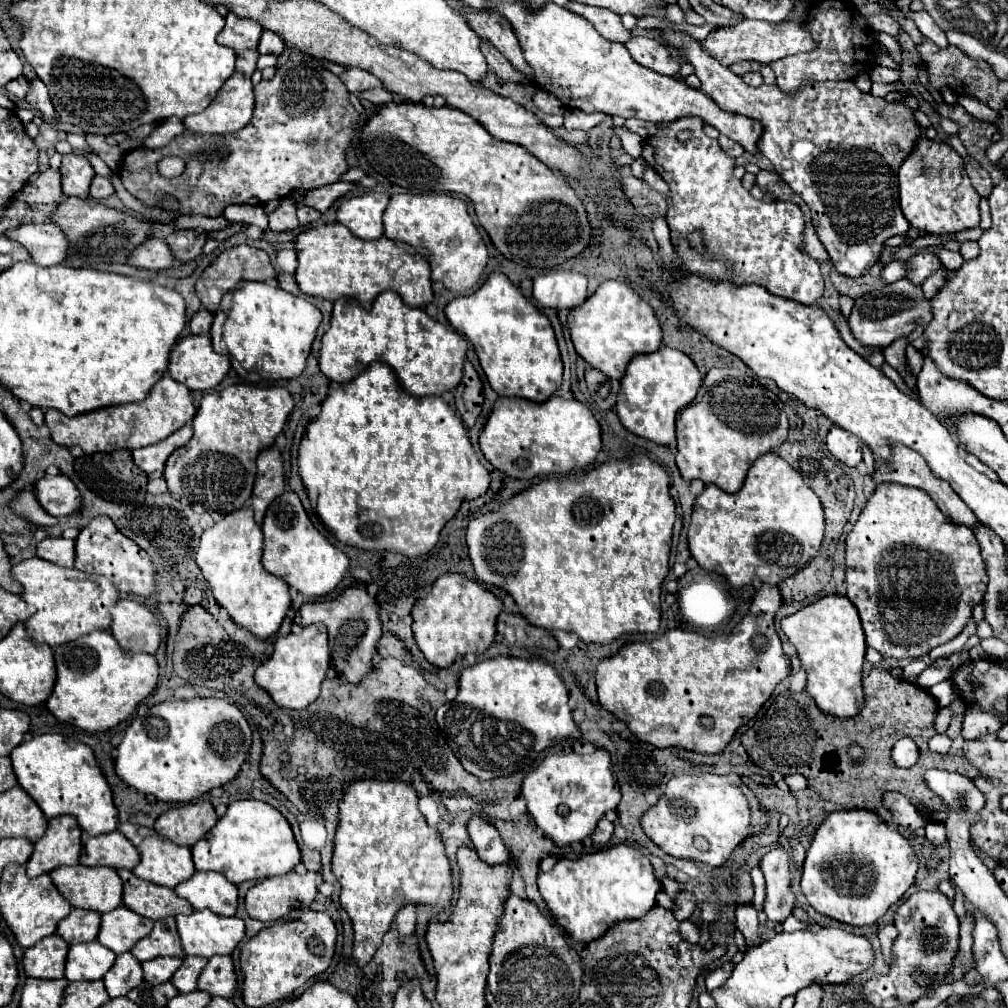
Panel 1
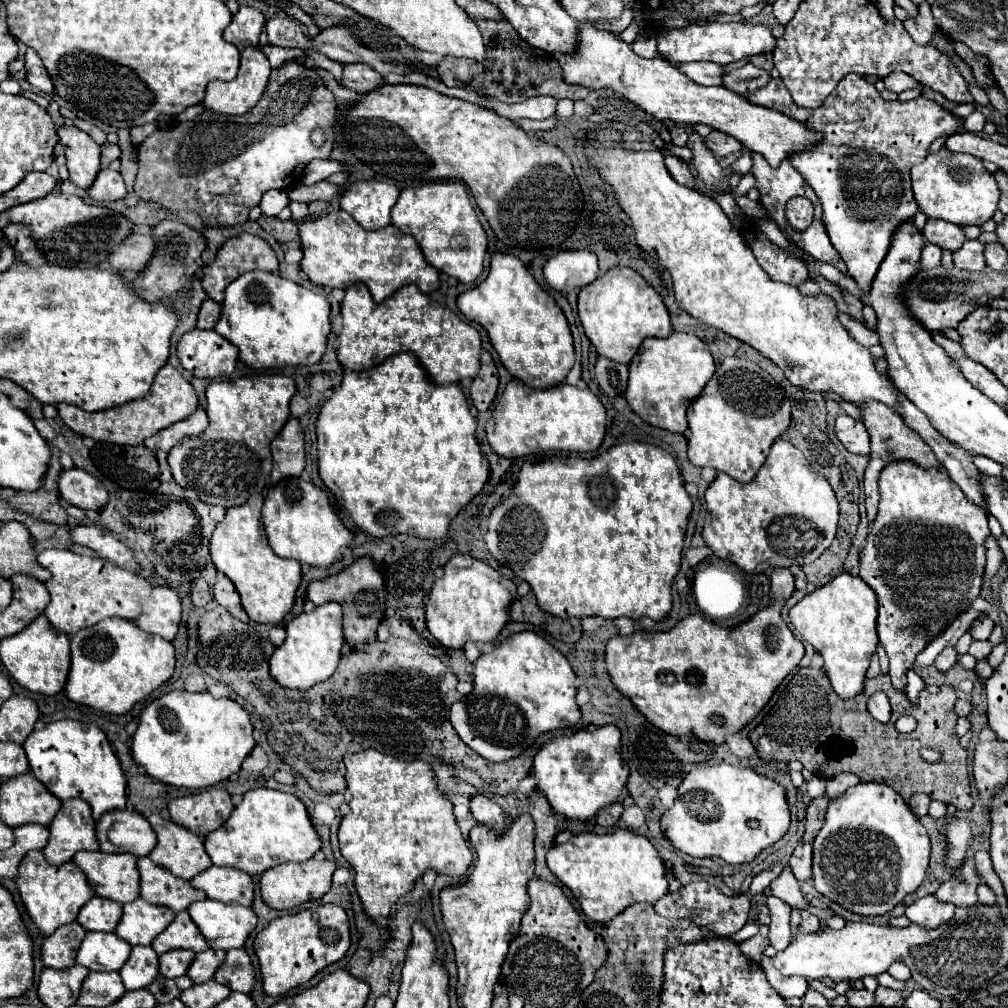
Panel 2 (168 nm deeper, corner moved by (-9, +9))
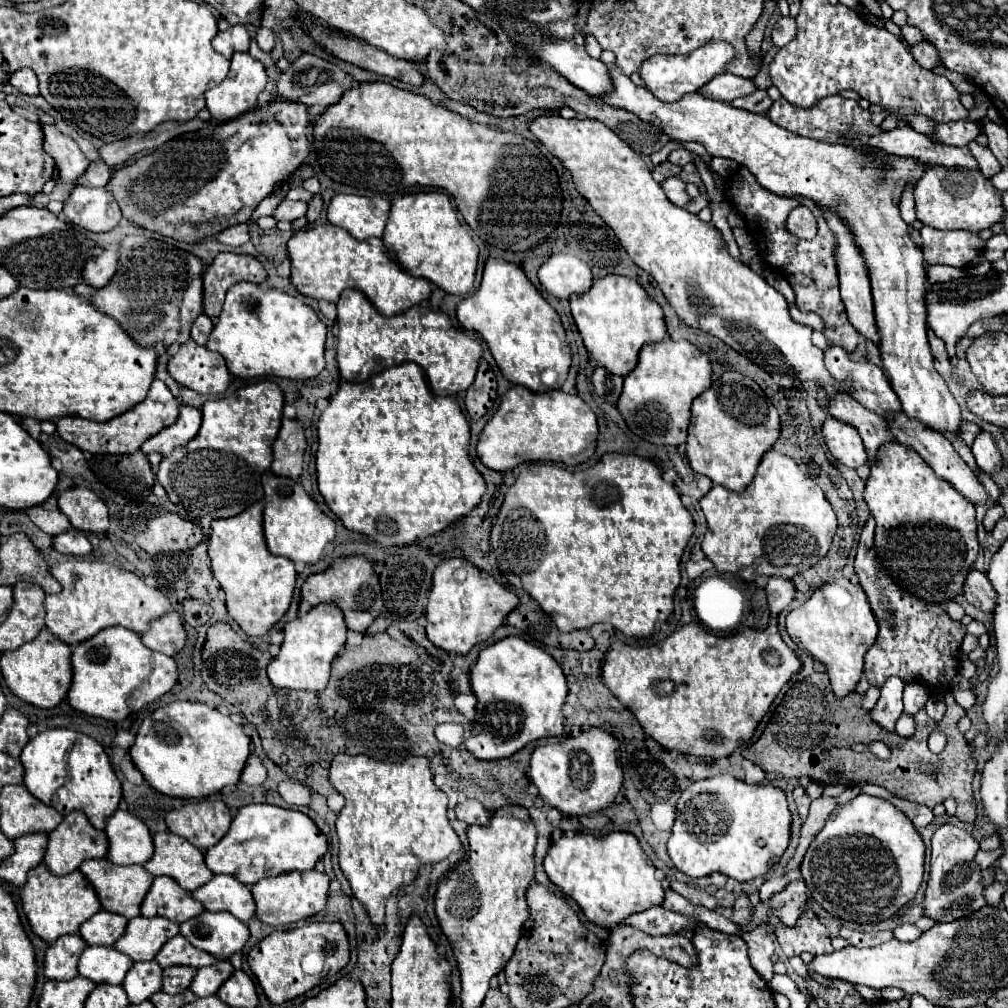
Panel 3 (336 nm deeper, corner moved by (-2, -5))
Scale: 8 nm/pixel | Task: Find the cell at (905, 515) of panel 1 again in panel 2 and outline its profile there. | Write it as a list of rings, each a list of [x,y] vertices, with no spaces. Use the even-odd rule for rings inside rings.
[[[896,462],[896,464],[890,464],[886,466],[882,472],[880,472],[880,504],[878,504],[878,514],[874,518],[874,522],[870,524],[870,530],[868,530],[868,536],[864,540],[864,546],[860,550],[860,578],[874,590],[876,598],[878,598],[878,638],[880,638],[880,644],[884,646],[888,658],[890,658],[890,678],[892,678],[892,684],[894,688],[898,690],[904,690],[906,688],[906,672],[908,668],[912,668],[916,656],[936,638],[940,636],[956,616],[960,616],[964,610],[970,608],[972,600],[980,596],[980,588],[982,588],[982,576],[984,576],[984,566],[986,566],[986,538],[990,536],[990,528],[988,528],[988,514],[978,508],[976,504],[972,504],[970,500],[966,500],[966,496],[962,494],[962,490],[950,480],[950,476],[946,476],[944,470],[938,470],[938,468],[930,468],[930,470],[924,470],[924,468],[918,468],[916,464],[910,464],[910,462]]]

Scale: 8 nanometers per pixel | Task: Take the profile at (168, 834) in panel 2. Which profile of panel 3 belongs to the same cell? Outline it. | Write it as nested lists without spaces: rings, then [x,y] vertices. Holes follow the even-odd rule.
[[[171,832],[153,834],[155,854],[145,864],[153,876],[171,876],[181,888],[193,892],[213,878],[213,872],[205,864],[203,852],[191,846],[185,838]]]

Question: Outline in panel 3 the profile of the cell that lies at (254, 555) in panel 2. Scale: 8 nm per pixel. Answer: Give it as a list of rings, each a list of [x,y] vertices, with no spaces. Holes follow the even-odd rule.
[[[255,502],[255,506],[249,506],[235,518],[211,522],[209,558],[213,576],[225,592],[229,616],[249,636],[267,634],[289,610],[297,572],[293,562],[287,562],[287,558],[279,558],[267,550],[263,534],[263,502]]]

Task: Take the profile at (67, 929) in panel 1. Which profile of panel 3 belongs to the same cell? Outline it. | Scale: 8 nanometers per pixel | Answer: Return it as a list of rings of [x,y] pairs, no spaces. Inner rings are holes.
[[[101,910],[95,916],[91,916],[87,922],[83,922],[79,934],[87,944],[103,944],[103,946],[113,946],[121,934],[127,928],[127,918]]]

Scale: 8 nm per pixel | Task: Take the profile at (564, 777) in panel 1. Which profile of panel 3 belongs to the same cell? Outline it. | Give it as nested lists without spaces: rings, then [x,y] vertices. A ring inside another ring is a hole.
[[[589,728],[579,736],[541,744],[533,750],[529,780],[537,786],[543,802],[557,808],[565,816],[599,812],[615,802],[615,796],[623,784],[623,772],[617,764],[617,750],[619,740],[603,728]]]

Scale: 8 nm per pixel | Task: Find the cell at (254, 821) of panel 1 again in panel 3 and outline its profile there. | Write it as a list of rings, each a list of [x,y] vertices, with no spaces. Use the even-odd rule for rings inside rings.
[[[247,804],[239,808],[229,832],[205,852],[205,864],[213,874],[231,874],[239,882],[253,886],[261,878],[279,876],[291,870],[311,870],[325,852],[327,838],[307,814],[271,804]]]

